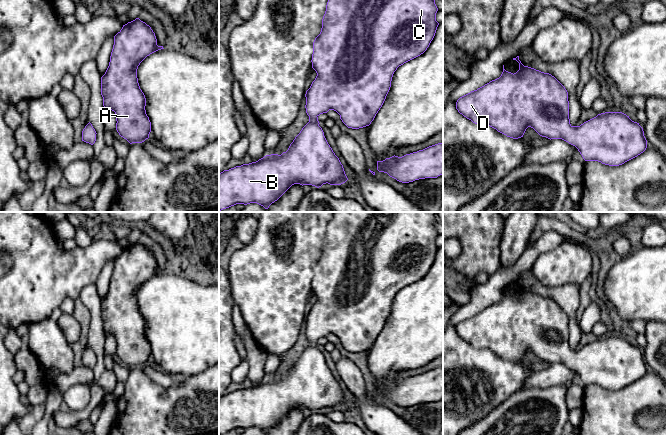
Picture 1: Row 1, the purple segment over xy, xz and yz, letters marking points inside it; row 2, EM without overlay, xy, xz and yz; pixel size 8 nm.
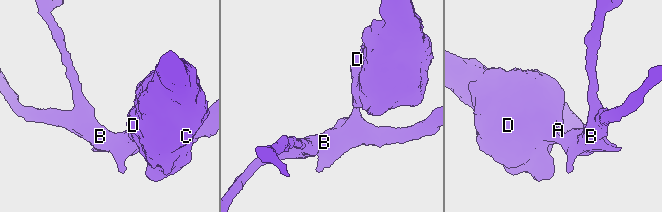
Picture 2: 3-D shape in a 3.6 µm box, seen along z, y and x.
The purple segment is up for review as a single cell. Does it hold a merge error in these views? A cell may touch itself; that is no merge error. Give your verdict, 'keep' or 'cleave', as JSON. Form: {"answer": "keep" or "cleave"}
{"answer": "keep"}

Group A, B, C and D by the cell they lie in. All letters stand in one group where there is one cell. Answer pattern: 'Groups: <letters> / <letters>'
Groups: A B C D

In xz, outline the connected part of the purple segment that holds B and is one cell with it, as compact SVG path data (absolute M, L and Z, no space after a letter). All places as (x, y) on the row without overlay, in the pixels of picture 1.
M333 212L322 243L320 258L313 266L312 292L317 300L306 315L306 337L309 346L281 379L266 379L256 386L236 390L219 398L219 435L236 428L257 427L268 433L292 409L341 409L348 402L343 389L328 368L318 340L334 334L352 353L369 350L382 331L391 311L394 296L404 287L420 280L429 271L439 247L435 228L436 212Z

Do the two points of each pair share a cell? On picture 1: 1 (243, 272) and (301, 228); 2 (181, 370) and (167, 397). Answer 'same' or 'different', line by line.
1: same
2: different

